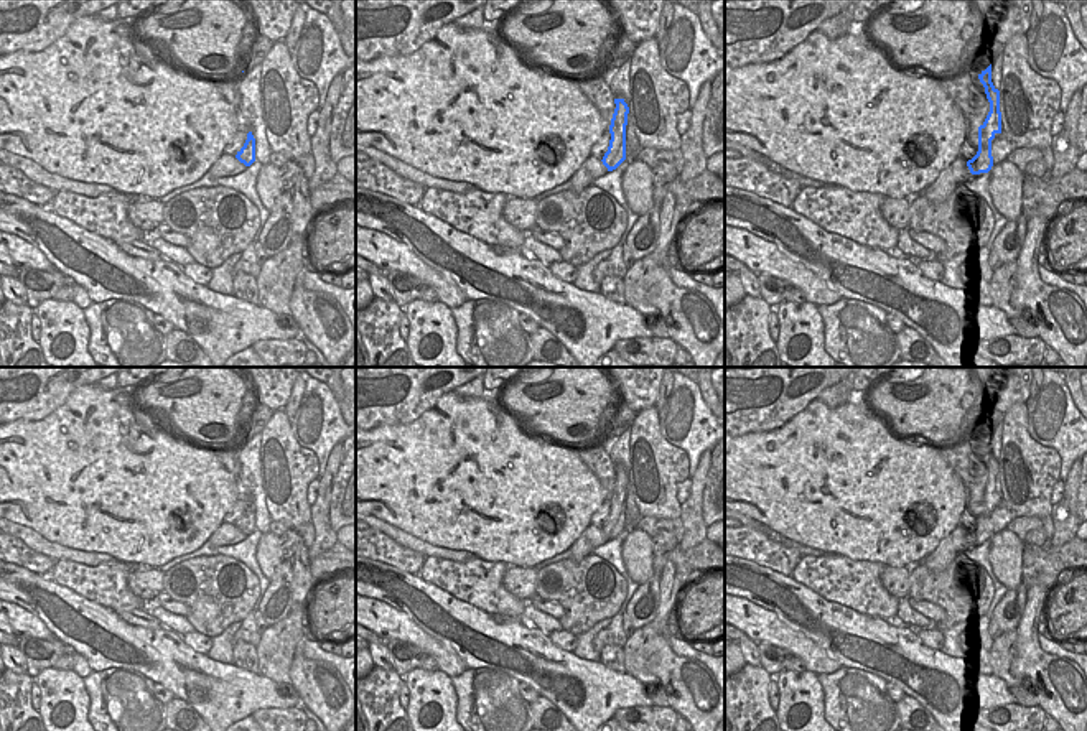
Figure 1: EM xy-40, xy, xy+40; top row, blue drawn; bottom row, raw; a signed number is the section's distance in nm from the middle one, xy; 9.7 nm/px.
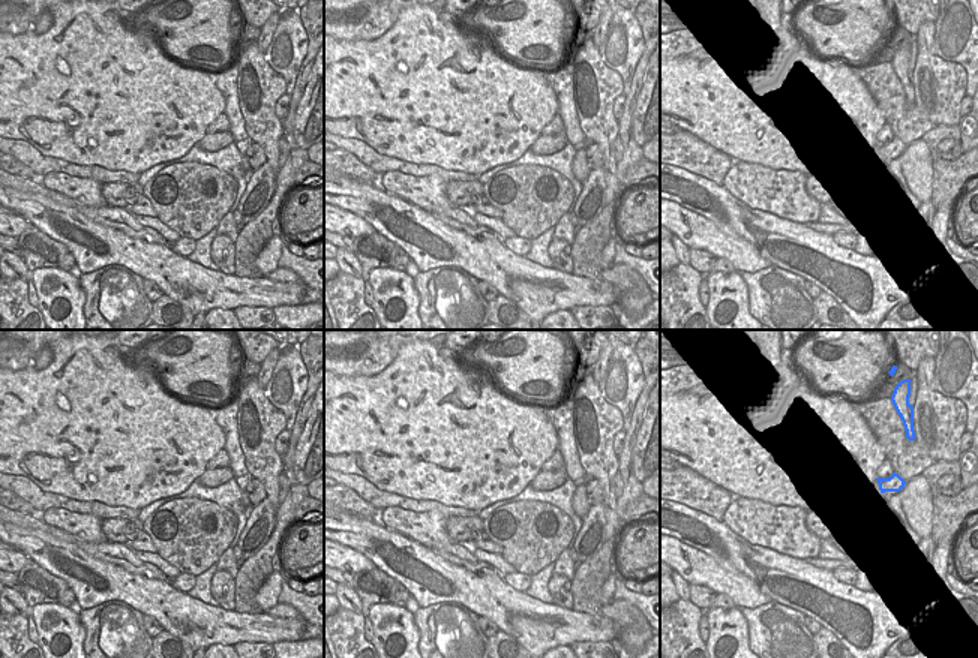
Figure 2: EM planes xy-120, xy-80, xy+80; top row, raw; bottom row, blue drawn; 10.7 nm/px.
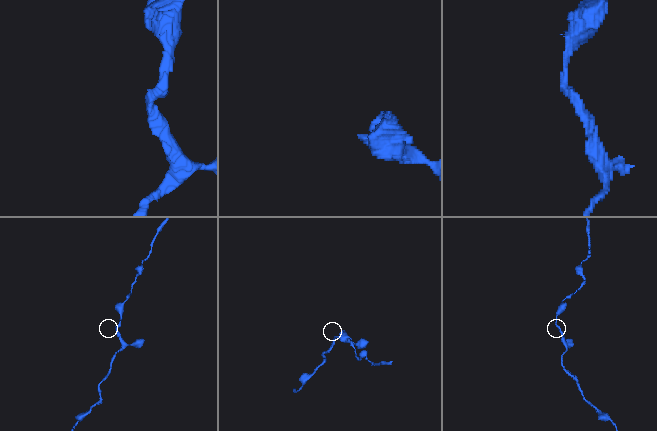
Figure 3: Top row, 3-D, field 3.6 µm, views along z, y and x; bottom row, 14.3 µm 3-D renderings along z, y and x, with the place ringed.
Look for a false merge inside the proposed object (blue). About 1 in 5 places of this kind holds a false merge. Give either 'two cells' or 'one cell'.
one cell

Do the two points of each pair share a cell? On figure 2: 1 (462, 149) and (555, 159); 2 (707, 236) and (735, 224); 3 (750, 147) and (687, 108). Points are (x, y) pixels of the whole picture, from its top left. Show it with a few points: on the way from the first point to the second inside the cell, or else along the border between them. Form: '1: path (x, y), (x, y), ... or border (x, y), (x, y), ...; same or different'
1: border (530, 146), (516, 159), (509, 162); different
2: border (692, 210), (753, 246); different
3: path (735, 132), (711, 108), (702, 108); same

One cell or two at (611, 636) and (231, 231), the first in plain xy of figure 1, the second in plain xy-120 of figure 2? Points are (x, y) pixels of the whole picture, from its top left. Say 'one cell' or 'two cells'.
one cell

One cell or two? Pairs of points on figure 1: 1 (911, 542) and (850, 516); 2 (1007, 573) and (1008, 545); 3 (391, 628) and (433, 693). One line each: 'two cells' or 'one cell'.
1: one cell
2: one cell
3: two cells

